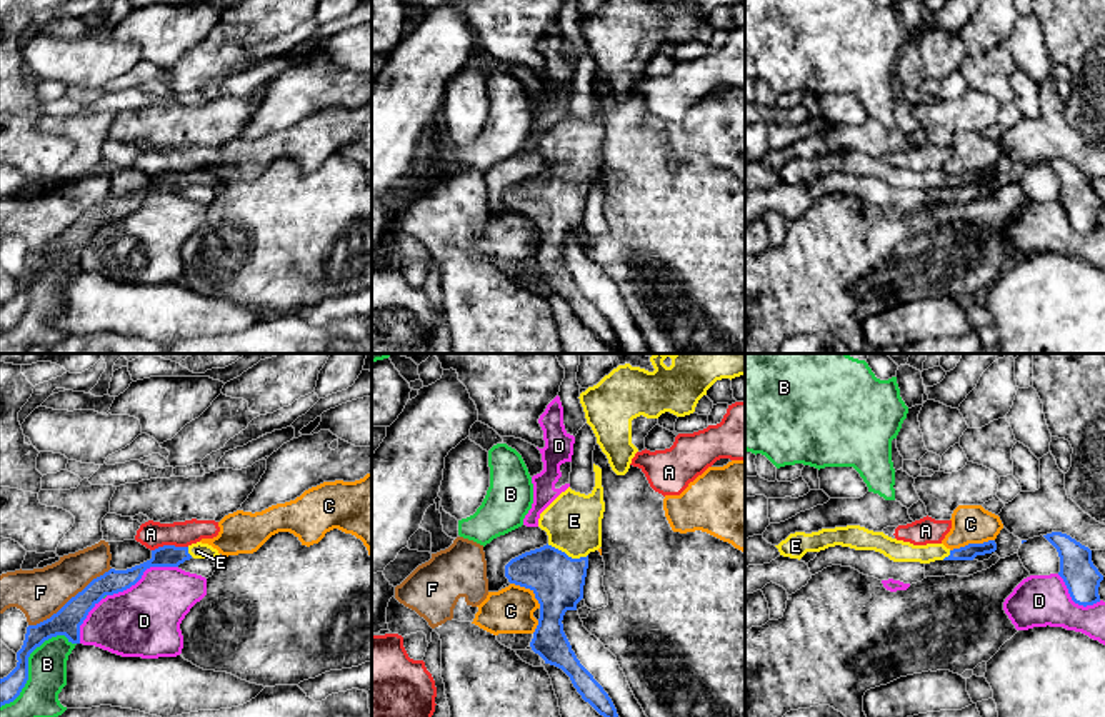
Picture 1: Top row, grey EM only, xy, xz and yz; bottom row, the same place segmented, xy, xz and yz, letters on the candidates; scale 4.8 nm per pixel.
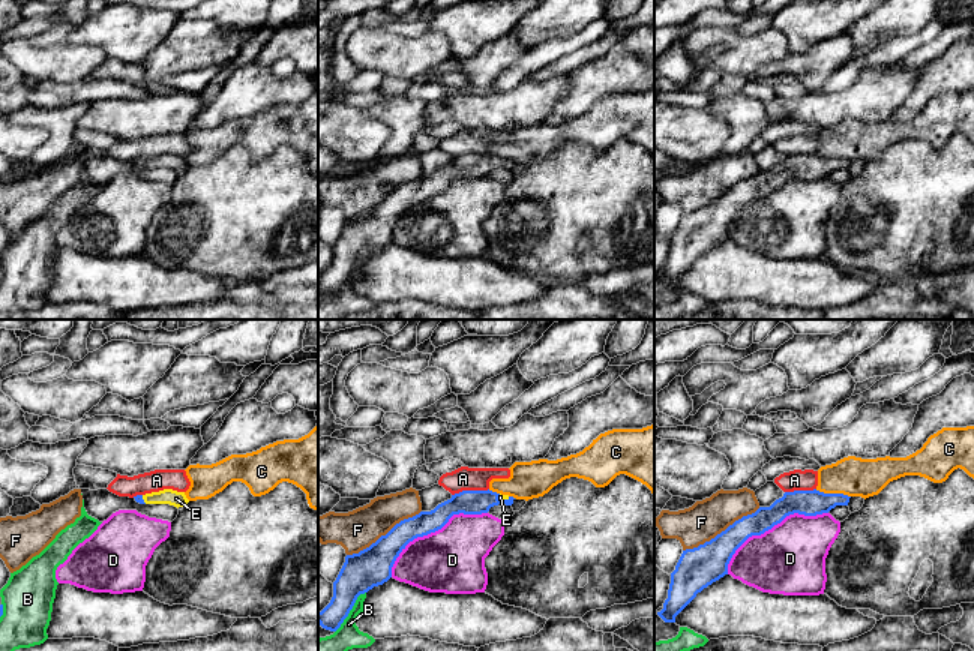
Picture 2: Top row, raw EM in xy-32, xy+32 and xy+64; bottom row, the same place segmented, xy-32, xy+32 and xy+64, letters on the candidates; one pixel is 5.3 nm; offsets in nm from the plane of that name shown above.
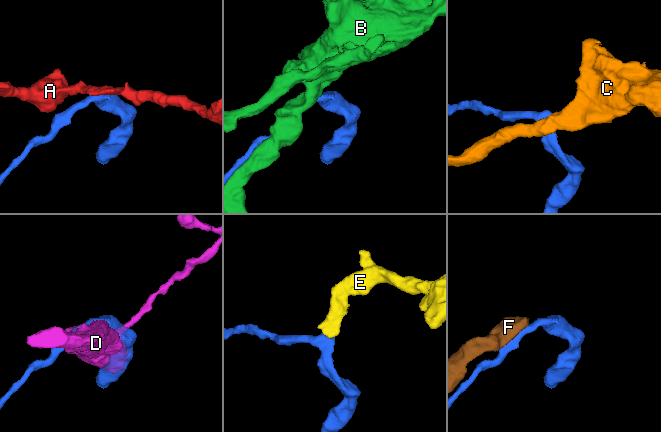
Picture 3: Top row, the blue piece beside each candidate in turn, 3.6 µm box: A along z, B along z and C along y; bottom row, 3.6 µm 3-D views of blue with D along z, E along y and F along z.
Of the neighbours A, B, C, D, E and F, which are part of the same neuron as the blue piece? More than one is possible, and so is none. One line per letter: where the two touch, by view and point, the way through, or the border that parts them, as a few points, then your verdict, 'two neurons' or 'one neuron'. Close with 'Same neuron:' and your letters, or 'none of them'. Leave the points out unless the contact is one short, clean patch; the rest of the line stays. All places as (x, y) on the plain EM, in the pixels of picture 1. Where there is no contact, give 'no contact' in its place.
A: xy (169, 172) | along xy (187, 172), (159, 172), (152, 177) | two neurons
B: xy (27, 287) | two neurons
C: yz (972, 170) | two neurons
D: xy (142, 200) | two neurons
E: xz (565, 180) | across xz (557, 207), (557, 197), (565, 180), (574, 159), (574, 147) | one neuron
F: xy (70, 225) | along xy (110, 194), (94, 204), (49, 244), (29, 252) | two neurons
Same neuron: E

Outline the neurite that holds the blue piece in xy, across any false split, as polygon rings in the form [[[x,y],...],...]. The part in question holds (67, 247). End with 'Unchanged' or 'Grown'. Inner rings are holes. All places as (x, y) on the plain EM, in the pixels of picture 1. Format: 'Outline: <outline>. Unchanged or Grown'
Outline: [[[192,170],[188,173],[163,172],[152,177],[152,185],[127,197],[110,195],[93,205],[82,218],[72,223],[50,245],[28,252],[22,275],[17,278],[17,293],[0,305],[0,333],[13,328],[28,307],[28,283],[45,267],[65,262],[68,268],[80,270],[80,252],[88,238],[105,223],[123,218],[135,212],[150,193],[178,193],[185,187],[215,185],[218,180],[208,170]]]. Grown

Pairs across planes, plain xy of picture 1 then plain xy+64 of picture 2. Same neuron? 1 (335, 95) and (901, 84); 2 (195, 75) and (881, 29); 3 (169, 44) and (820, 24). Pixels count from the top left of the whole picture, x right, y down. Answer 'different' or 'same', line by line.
1: different
2: different
3: same

